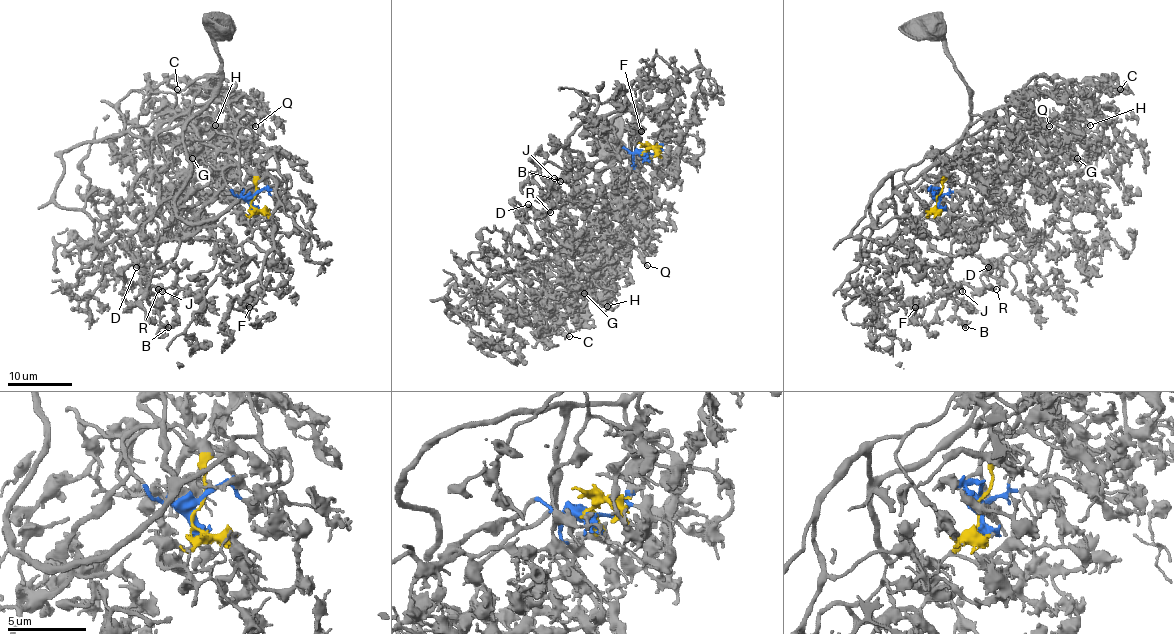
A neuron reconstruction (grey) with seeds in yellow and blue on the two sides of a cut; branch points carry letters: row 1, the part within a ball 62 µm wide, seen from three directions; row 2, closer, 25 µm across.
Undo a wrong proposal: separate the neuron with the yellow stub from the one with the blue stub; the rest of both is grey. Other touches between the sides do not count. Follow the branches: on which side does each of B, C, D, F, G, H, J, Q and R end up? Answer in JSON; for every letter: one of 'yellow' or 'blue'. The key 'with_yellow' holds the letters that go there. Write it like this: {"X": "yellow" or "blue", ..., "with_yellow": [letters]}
{"B": "blue", "C": "yellow", "D": "blue", "F": "blue", "G": "yellow", "H": "yellow", "J": "blue", "Q": "yellow", "R": "blue", "with_yellow": ["C", "G", "H", "Q"]}

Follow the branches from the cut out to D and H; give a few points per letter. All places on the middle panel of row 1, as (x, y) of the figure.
D: (644, 154), (623, 147), (601, 157), (588, 172), (567, 170), (557, 186), (549, 186), (549, 209), (528, 204)
H: (644, 154), (648, 159), (631, 168), (633, 176), (620, 185), (622, 206), (549, 253), (570, 279), (607, 306)

